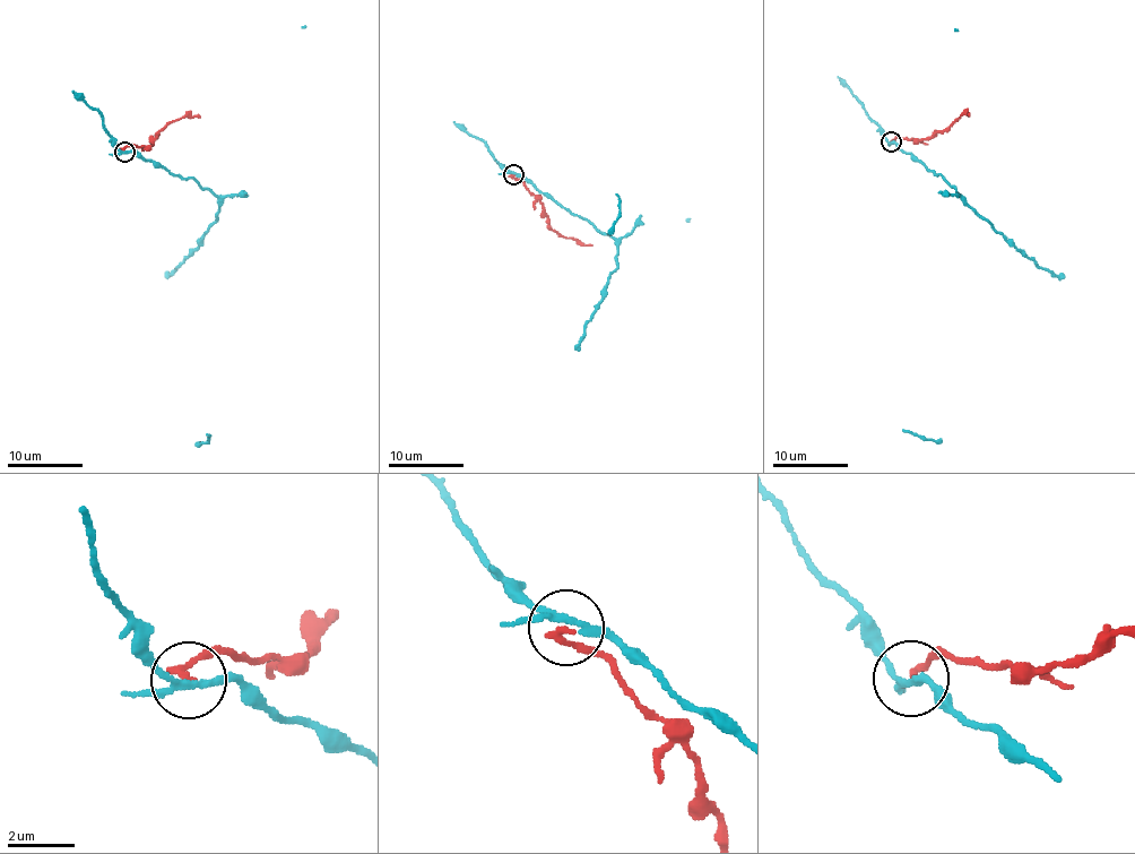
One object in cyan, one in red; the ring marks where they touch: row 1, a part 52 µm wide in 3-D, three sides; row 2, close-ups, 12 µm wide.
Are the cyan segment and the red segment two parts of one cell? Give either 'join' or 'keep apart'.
keep apart

